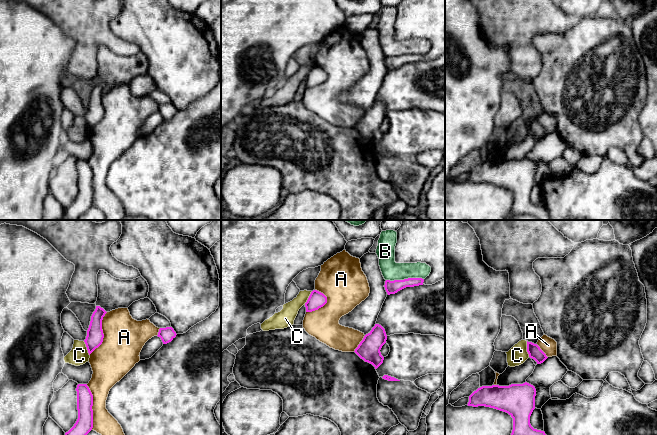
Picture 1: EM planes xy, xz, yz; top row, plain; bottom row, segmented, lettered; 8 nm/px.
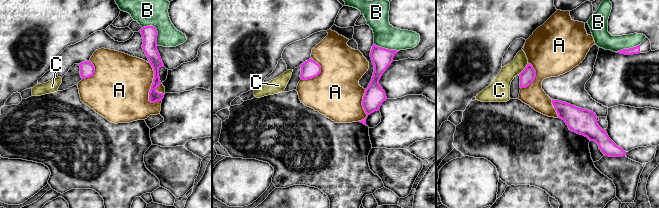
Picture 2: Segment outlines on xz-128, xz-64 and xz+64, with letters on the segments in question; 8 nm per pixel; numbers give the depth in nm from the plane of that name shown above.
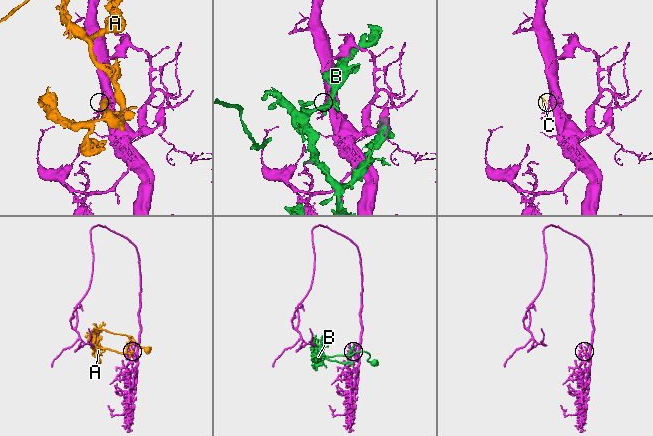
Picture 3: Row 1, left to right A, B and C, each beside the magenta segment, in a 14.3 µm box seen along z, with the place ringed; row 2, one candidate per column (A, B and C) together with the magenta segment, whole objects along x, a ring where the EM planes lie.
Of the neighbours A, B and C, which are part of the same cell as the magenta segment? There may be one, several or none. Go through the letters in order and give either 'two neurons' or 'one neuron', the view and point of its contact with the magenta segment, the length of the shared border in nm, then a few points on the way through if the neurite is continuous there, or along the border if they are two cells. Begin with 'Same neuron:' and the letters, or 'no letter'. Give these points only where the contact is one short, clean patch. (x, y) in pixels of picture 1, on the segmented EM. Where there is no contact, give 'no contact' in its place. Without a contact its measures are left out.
Same neuron: no letter
A: two neurons; contact xy (91, 407); length 380 nm
B: two neurons; contact xz (404, 279); length 300 nm
C: two neurons; contact yz (527, 349); length 130 nm; border yz (526, 341), (526, 351), (529, 356)

